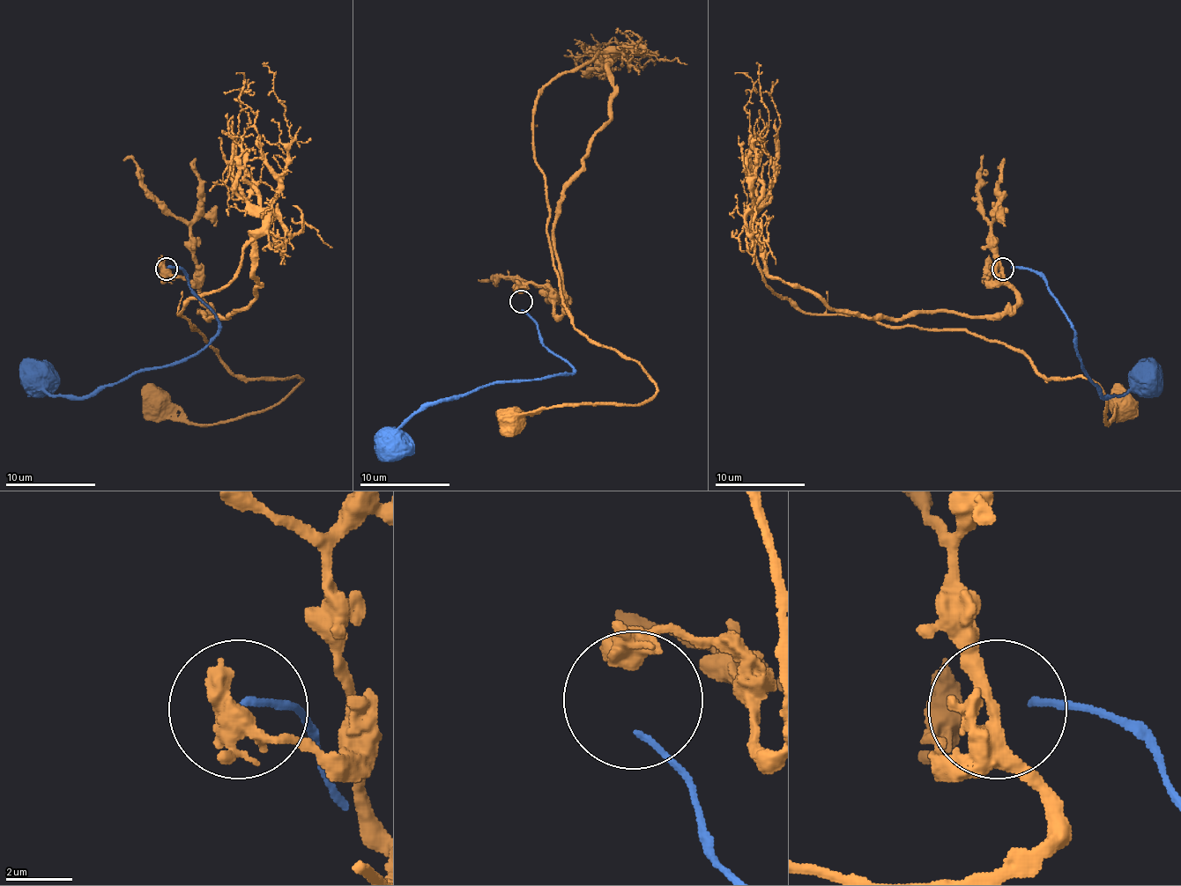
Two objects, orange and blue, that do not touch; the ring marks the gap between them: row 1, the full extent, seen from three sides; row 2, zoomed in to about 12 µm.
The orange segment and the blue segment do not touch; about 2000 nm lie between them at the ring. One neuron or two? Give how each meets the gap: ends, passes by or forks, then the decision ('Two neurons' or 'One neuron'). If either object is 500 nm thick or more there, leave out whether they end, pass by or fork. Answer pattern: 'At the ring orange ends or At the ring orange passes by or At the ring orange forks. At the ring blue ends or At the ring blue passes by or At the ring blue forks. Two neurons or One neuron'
At the ring orange forks. At the ring blue ends. Two neurons

